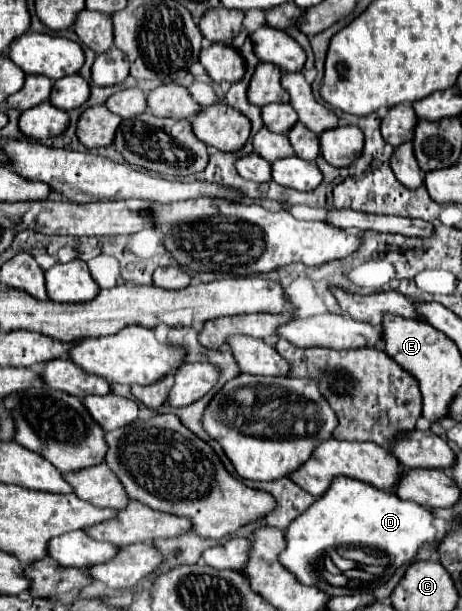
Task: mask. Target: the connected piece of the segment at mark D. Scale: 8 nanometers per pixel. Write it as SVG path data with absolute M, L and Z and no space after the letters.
M339 476L333 480L331 488L315 500L313 506L291 522L285 538L287 548L281 554L285 568L289 568L305 586L323 588L323 580L313 570L313 562L325 550L339 546L369 546L387 552L393 566L403 566L415 562L415 556L423 544L435 542L437 530L433 526L433 514L425 506L405 502L393 492L379 490L367 482Z

